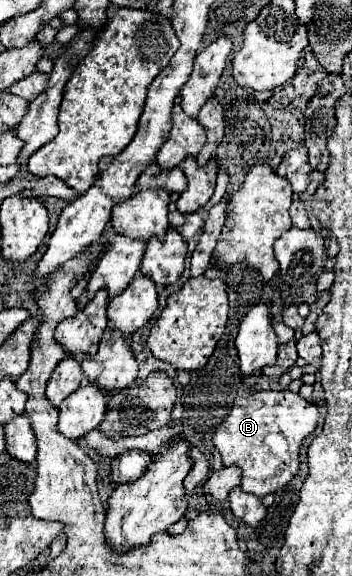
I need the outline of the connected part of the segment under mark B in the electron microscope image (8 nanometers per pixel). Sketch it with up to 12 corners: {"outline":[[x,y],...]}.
{"outline":[[281,392],[237,398],[213,434],[259,498],[299,470],[317,406]]}

